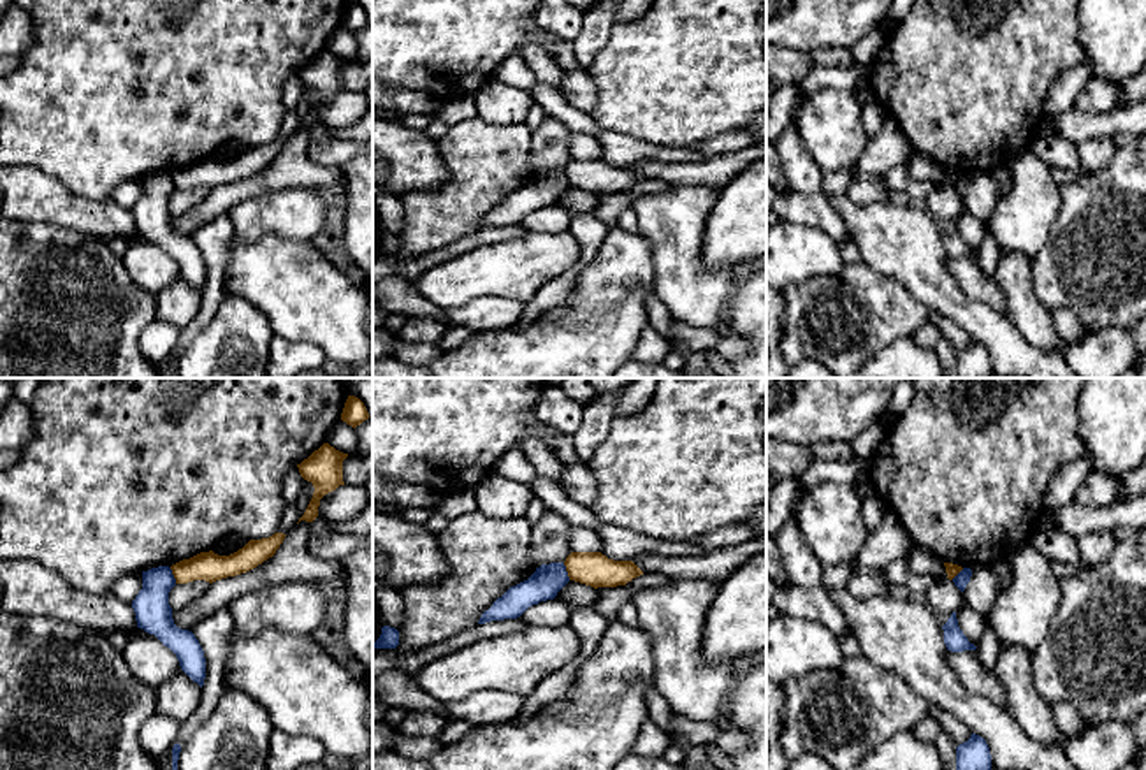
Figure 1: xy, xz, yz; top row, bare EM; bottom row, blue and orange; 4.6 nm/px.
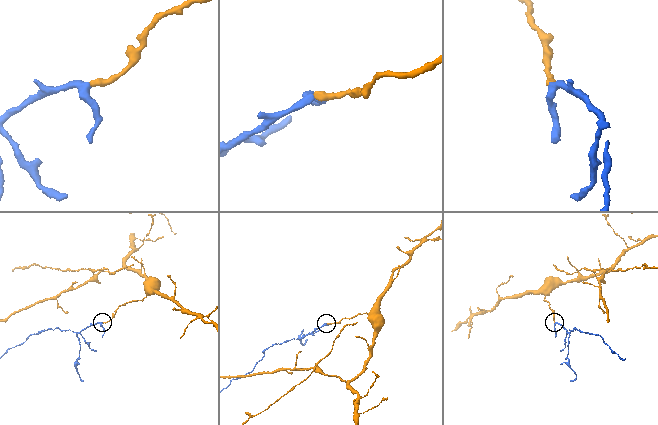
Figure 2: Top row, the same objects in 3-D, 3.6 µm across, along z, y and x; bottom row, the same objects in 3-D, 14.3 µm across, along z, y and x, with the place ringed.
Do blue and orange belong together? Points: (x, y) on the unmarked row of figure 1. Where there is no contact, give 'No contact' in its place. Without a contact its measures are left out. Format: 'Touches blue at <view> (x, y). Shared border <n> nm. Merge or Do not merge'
Touches blue at xz (566, 178). Shared border 90 nm. Do not merge

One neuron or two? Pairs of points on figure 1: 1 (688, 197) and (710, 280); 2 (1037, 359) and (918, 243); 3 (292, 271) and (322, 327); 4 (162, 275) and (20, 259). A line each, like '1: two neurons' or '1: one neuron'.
1: one neuron
2: one neuron
3: one neuron
4: two neurons

